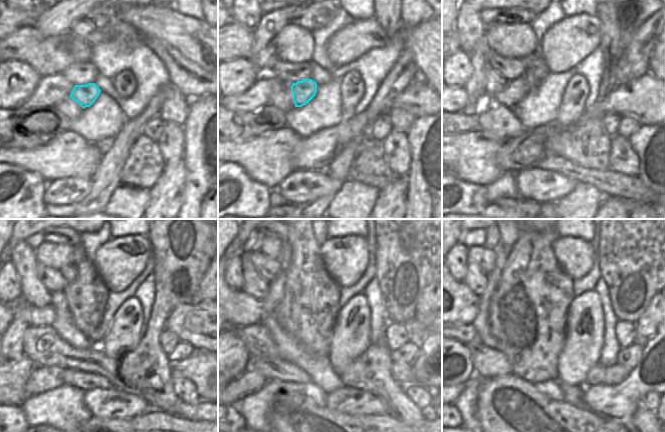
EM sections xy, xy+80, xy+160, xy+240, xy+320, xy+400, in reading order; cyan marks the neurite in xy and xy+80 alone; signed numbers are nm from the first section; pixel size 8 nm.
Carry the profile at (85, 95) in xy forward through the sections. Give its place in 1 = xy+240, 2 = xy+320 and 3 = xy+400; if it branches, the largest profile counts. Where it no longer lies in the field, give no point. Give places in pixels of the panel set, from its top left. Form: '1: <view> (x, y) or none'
1: xy+240 (35, 316)
2: xy+320 (239, 309)
3: xy+400 (462, 305)

